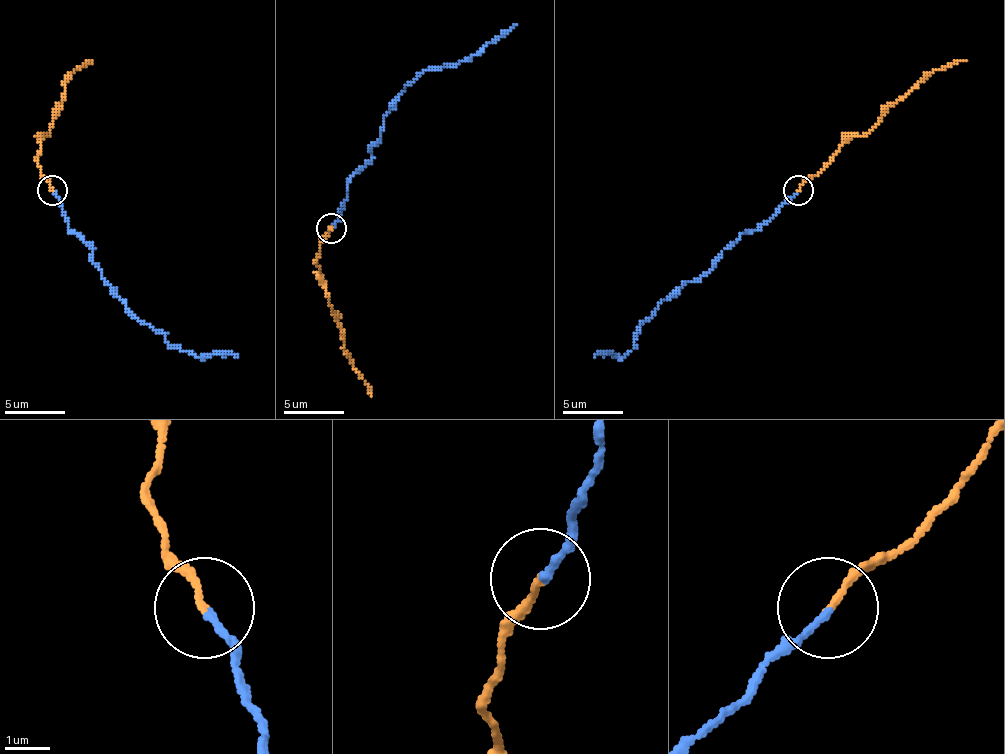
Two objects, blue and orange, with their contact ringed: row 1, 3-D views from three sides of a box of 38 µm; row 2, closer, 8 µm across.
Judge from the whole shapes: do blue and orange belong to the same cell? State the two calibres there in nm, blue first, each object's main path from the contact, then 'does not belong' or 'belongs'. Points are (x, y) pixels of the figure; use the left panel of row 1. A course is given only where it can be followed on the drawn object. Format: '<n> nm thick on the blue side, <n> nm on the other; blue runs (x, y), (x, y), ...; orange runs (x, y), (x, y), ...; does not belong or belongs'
160 nm thick on the blue side, 140 nm on the other; blue runs (53, 191), (68, 221), (68, 230), (92, 248), (92, 263), (113, 293), (147, 324), (195, 357), (237, 357); orange runs (53, 191), (41, 175), (38, 151), (47, 136), (65, 82), (74, 70), (92, 61); does not belong

